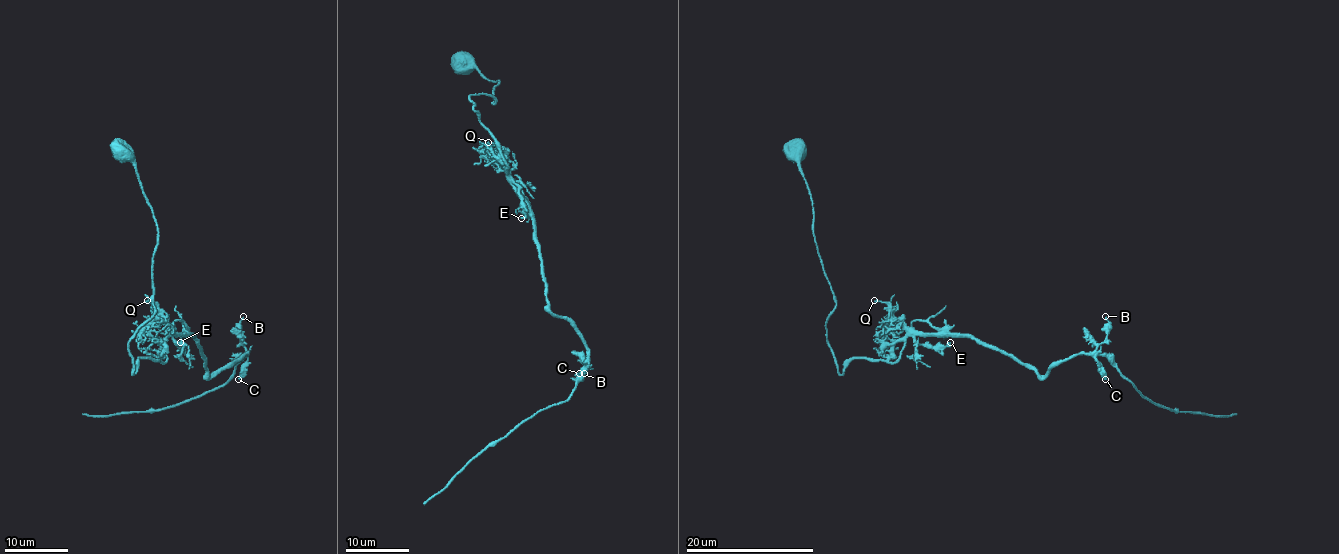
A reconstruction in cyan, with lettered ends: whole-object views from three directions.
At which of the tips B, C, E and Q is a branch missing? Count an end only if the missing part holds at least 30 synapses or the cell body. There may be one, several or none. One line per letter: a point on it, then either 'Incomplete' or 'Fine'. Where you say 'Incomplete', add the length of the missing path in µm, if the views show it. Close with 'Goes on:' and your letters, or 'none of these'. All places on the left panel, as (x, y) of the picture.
B: Place: (243, 316). Fine
C: Place: (238, 379). Fine
E: Place: (180, 342). Fine
Q: Place: (147, 300). Fine
Goes on: none of these

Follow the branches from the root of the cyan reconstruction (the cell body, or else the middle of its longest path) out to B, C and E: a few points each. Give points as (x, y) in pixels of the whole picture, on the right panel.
B: (794, 150), (835, 302), (826, 339), (840, 374), (909, 335), (960, 335), (1043, 375), (1091, 353), (1105, 316)
C: (794, 150), (835, 302), (826, 339), (840, 374), (909, 335), (960, 335), (1041, 375), (1089, 353), (1105, 379)
E: (794, 150), (835, 302), (826, 339), (837, 371), (854, 358), (878, 359), (909, 335), (918, 343), (950, 342)

